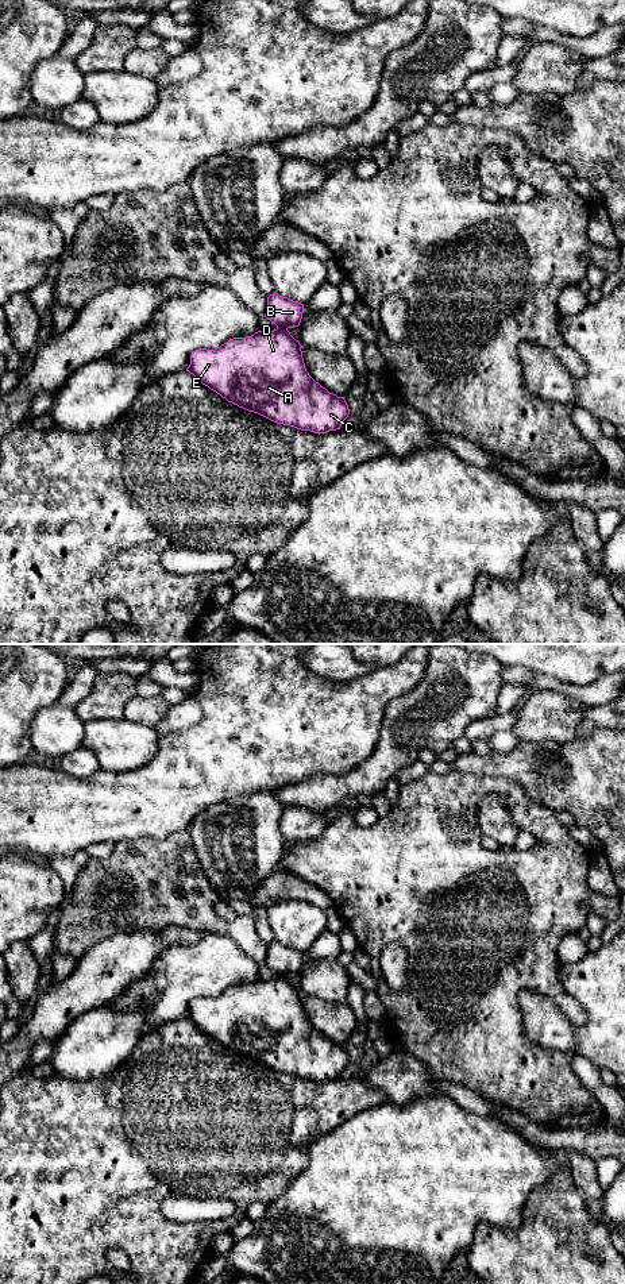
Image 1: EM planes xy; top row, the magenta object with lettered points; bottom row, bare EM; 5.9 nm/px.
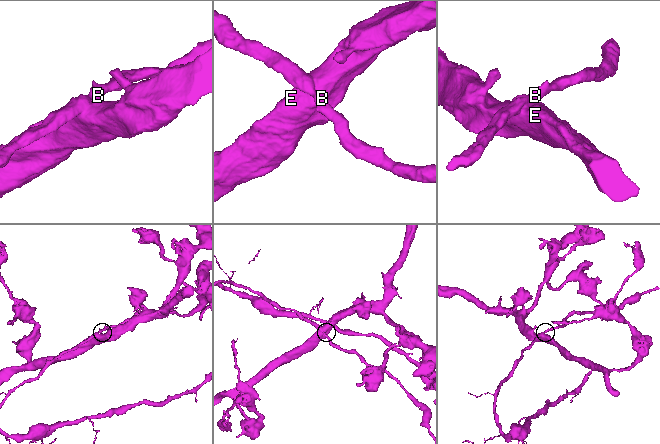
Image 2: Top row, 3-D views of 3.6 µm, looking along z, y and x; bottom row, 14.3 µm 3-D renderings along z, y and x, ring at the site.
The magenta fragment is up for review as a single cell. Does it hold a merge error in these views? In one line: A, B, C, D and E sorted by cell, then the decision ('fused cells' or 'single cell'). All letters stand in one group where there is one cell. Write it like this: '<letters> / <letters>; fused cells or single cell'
A C D E / B; fused cells

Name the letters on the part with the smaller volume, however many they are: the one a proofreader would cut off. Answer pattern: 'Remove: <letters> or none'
Remove: B

